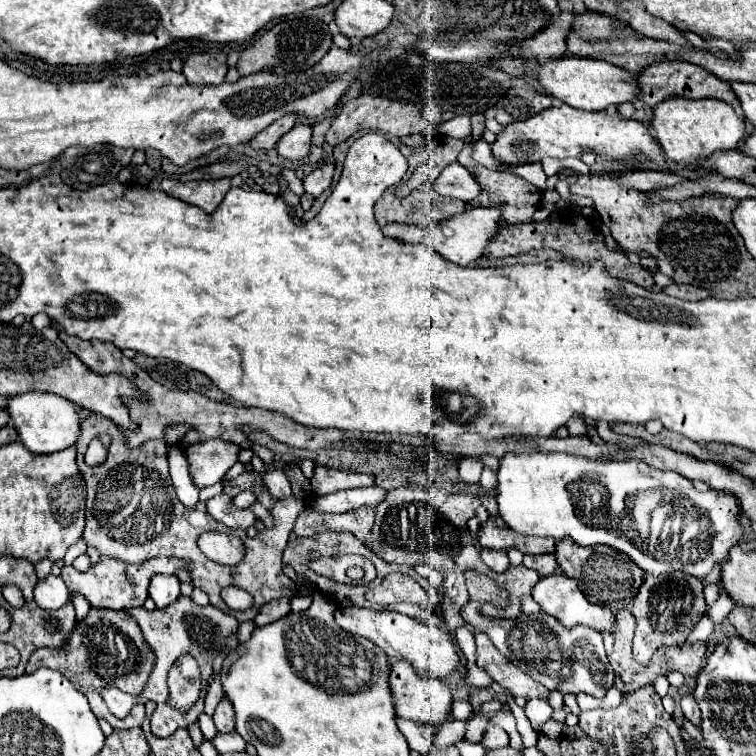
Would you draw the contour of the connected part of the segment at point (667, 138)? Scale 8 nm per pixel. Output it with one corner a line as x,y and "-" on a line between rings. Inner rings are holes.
669,97
653,107
653,131
663,147
665,155
681,167
695,163
697,159
709,157
713,151
737,149
745,137
745,123
735,109
721,99
685,99

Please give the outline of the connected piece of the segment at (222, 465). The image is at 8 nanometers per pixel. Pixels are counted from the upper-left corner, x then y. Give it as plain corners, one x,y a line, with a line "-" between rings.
209,439
205,443
187,447
185,451
193,483
201,489
223,481
227,471
237,463
241,447
223,439

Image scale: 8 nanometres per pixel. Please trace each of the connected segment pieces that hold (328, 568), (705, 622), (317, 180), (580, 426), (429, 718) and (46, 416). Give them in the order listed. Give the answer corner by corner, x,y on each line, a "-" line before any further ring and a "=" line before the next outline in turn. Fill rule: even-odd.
345,555
345,557
320,557
311,560
310,568
317,574
328,577
334,581
347,585
359,585
359,583
369,583
375,579
375,567
367,557
361,555
-
349,567
361,567
365,569
365,579
363,581
353,581
347,577
=
705,613
703,615
703,619
697,623
697,627
689,633
689,639
687,639
687,643
697,643
697,641
707,641
707,637
713,633
713,621
709,619
709,615
=
323,163
323,165
315,167
309,175
303,177
305,193
309,193
309,195
313,195
313,197
319,197
319,195
331,185
333,171
335,171
335,167
333,167
331,163
=
569,419
565,427
569,429
569,435
575,435
575,437
585,437
589,431
589,425
583,419
=
395,661
389,669
389,689
393,691
393,705
397,717
411,719
415,723
443,723
449,717
451,689
439,679
425,679
413,671
407,661
=
21,393
7,397
5,411
11,417
11,425
19,433
19,439
31,453
55,453
77,443
79,417
75,405
59,395
51,393

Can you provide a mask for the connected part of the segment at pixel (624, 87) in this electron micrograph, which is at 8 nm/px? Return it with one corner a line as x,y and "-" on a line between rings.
565,55
559,59
549,59
547,63
539,63
535,67
535,73
547,95
557,97
563,103
583,111
605,111
607,107
617,107
625,101
635,101
639,95
639,85
629,71
597,59
579,59

